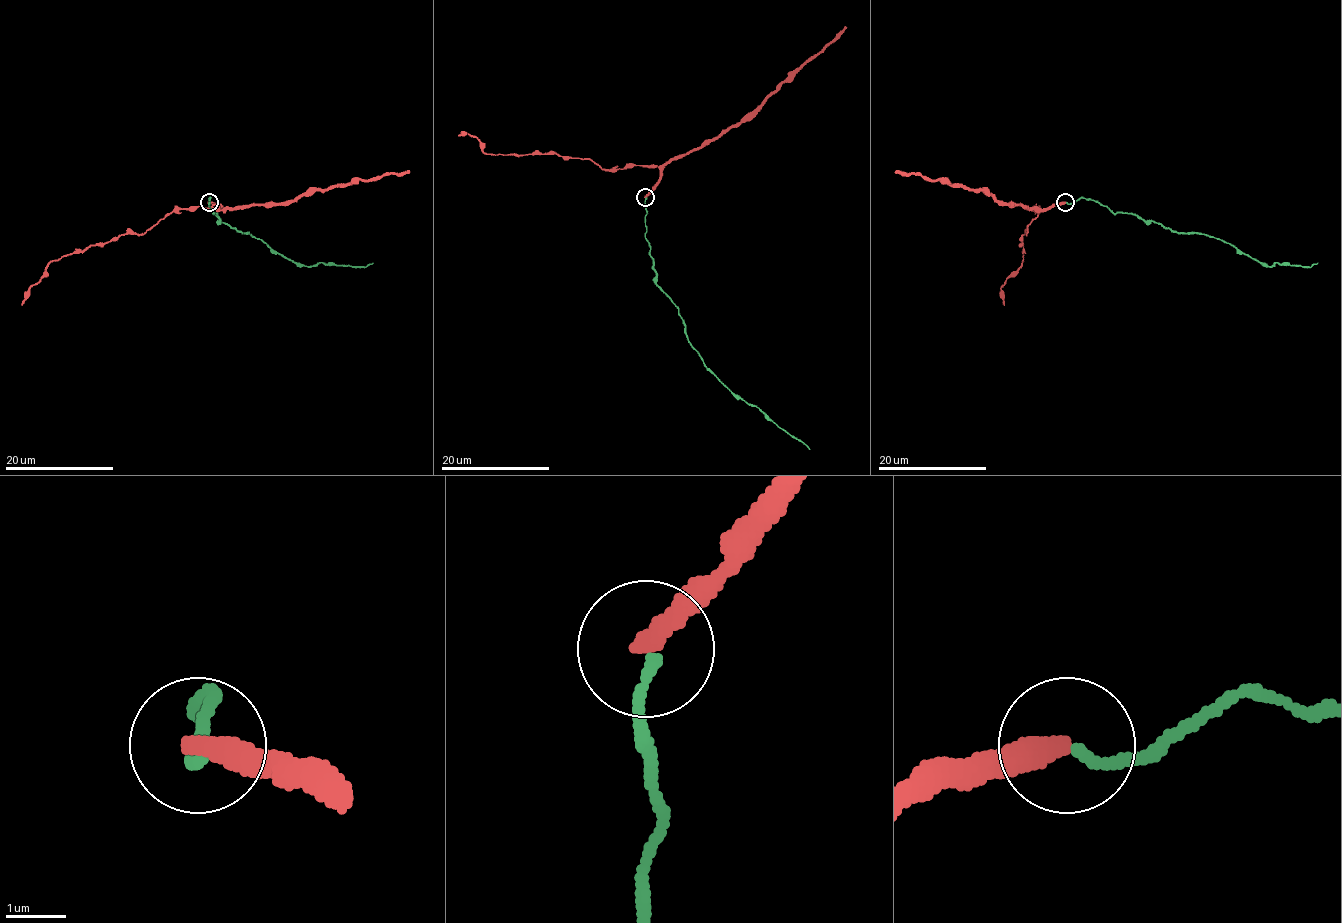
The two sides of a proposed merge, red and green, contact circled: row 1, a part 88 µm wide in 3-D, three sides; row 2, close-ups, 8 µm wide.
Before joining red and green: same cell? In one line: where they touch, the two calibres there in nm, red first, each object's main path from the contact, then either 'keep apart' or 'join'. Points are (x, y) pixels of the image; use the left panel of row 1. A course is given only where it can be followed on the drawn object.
at (209, 202); 380 nm thick on the red side, 170 nm on the other; red runs (208, 202), (223, 209), (177, 209), (143, 233), (124, 233), (52, 260), (22, 305); green runs (208, 202), (210, 198), (208, 206), (219, 221), (241, 233), (248, 233), (300, 264), (365, 267), (373, 263); keep apart

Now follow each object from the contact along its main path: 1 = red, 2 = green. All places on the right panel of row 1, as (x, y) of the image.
1: (1066, 202), (1048, 209), (1034, 210), (1033, 206), (1037, 215), (1028, 225), (1019, 267), (1000, 288), (1004, 305)
2: (1066, 202), (1093, 199), (1113, 213), (1137, 214), (1178, 233), (1232, 244), (1263, 264), (1318, 263)

